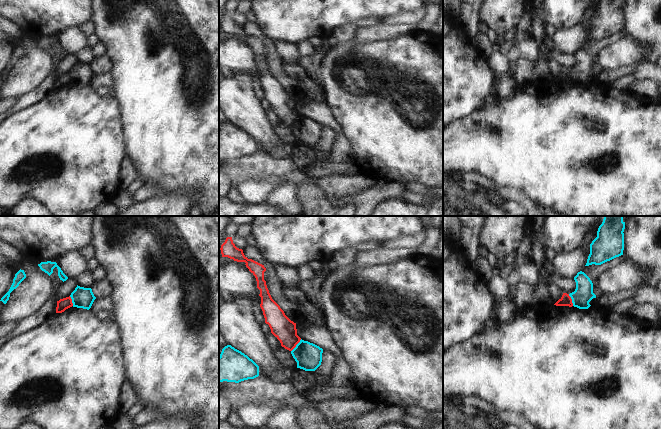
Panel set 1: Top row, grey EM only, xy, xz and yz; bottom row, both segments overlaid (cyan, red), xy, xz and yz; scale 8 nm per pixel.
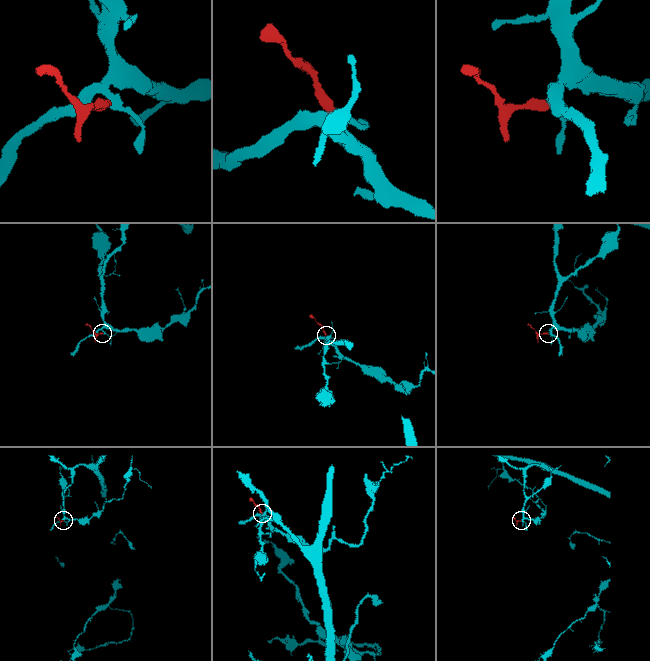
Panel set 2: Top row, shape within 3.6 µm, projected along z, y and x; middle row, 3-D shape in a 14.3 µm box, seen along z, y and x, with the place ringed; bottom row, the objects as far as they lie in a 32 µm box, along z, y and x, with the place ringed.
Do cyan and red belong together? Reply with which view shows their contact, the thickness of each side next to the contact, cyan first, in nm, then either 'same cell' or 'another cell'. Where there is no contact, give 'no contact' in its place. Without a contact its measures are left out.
xz | 220/180 nm | another cell

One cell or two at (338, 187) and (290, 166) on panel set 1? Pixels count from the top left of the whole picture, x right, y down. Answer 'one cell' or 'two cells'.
one cell

